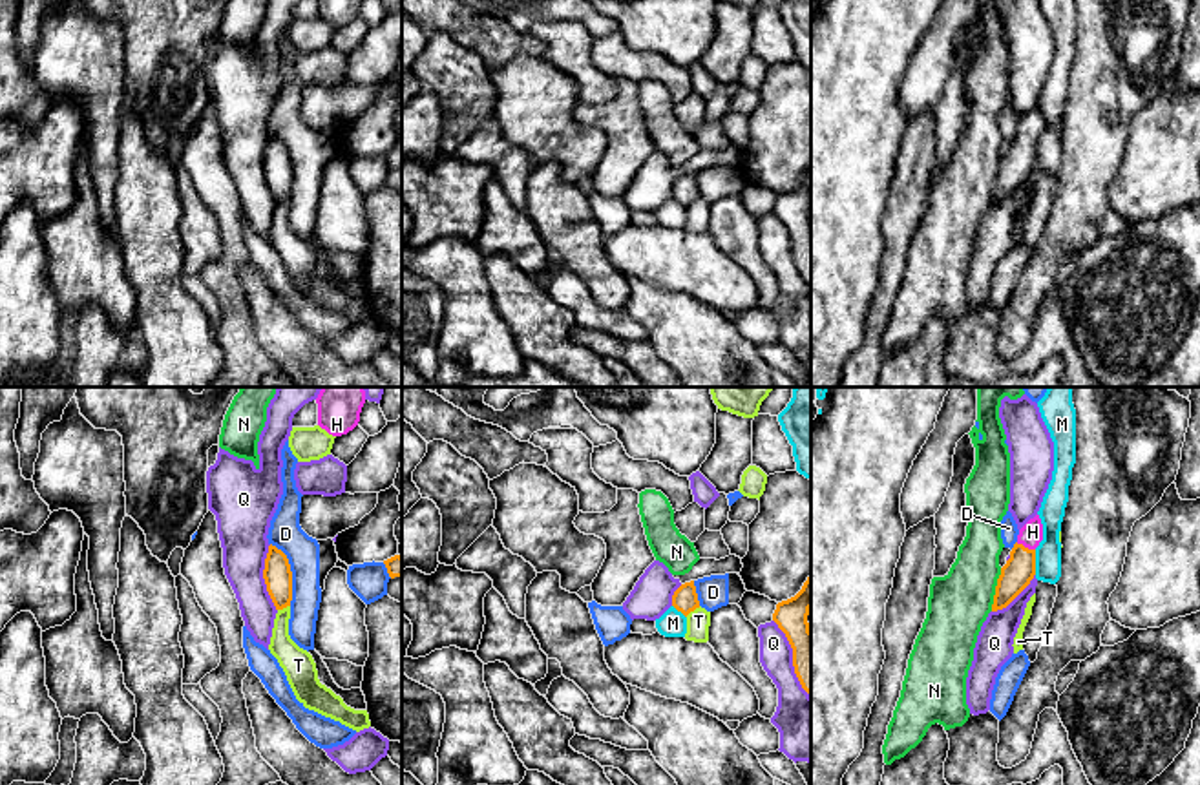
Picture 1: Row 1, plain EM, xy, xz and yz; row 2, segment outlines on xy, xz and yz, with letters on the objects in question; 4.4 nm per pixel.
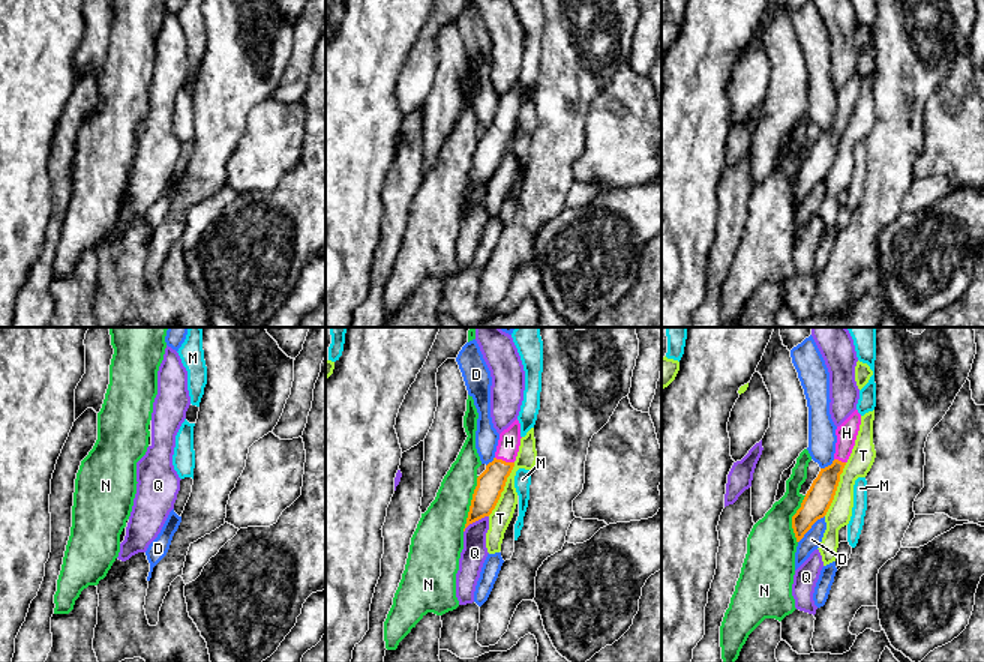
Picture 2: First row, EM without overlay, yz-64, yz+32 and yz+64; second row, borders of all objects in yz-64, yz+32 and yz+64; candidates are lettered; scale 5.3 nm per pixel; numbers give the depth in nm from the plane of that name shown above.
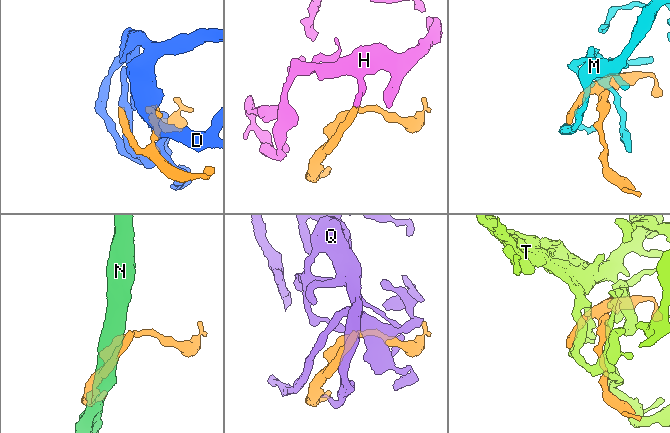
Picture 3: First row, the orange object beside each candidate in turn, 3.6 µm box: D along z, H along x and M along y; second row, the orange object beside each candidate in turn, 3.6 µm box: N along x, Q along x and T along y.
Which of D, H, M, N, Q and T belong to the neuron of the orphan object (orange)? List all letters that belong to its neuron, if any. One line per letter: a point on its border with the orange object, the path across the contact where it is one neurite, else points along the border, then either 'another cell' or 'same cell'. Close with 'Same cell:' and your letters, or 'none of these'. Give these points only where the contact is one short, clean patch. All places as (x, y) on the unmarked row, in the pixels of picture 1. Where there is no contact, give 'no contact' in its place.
D: meets orange in xy at (291, 165); another cell
H: meets orange in yz at (1023, 137); runs through yz (1018, 163), (1023, 137), (1031, 125); same cell
M: meets orange in yz at (1034, 154); border along yz (1034, 141), (1036, 165); another cell
N: meets orange in yz at (996, 181); another cell
Q: meets orange in xy at (263, 168); another cell
T: meets orange in xz at (693, 201); border along xz (700, 198), (685, 207); another cell
Same cell: H

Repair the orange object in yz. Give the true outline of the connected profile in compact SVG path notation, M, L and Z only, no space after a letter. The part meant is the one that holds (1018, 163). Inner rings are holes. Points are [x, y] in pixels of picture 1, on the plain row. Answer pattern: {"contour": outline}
{"contour": "M1036 106L1019 120L1010 150L1001 159L992 203L1006 199L1030 175L1036 166L1036 139L1041 131L1043 115Z"}

